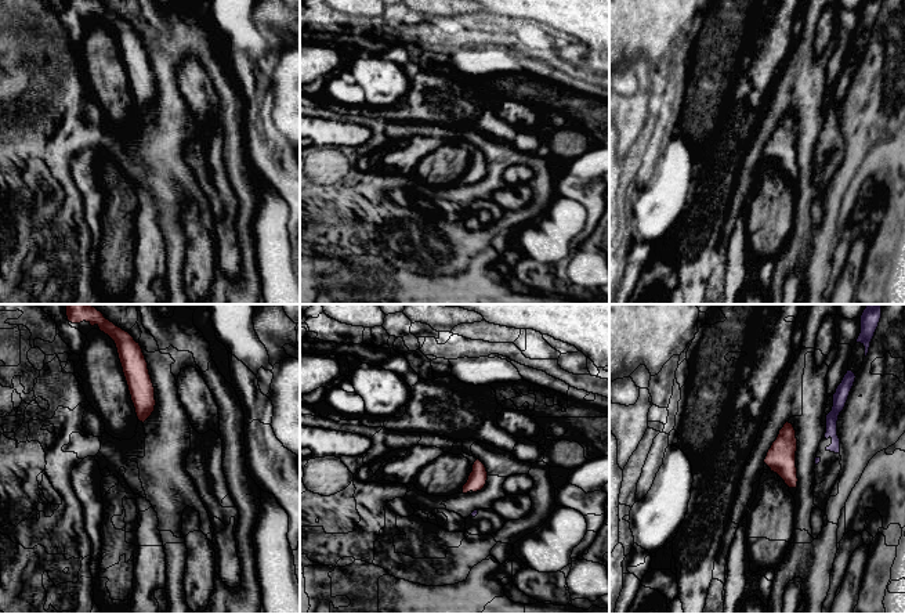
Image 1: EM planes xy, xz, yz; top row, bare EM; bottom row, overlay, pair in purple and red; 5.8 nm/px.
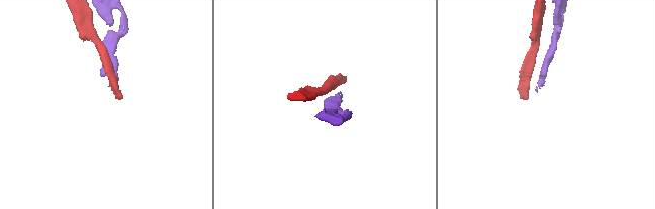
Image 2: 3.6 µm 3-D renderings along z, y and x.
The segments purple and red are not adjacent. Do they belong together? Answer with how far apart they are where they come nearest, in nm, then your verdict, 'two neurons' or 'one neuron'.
110 nm | two neurons

